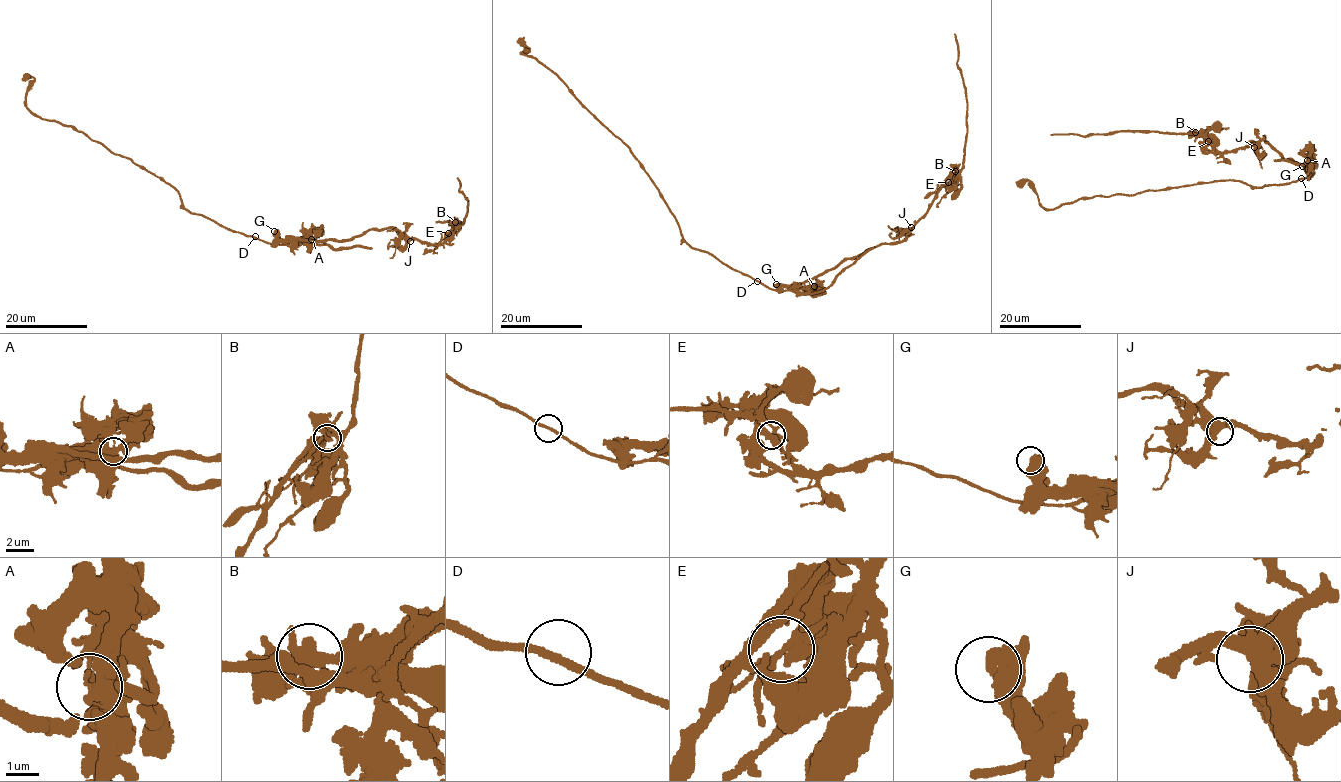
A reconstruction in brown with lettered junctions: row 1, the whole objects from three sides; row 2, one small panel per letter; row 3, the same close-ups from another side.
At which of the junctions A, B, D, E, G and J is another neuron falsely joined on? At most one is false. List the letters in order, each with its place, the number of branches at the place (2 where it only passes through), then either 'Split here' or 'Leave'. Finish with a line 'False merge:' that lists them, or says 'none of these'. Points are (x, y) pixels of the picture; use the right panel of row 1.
A: Place: (1307, 160). Branches: 4. Split here
B: Place: (1195, 132). Branches: 2. Leave
D: Place: (1301, 178). Branches: 2. Leave
E: Place: (1208, 141). Branches: 4. Leave
G: Place: (1302, 166). Branches: 1. Leave
J: Place: (1254, 147). Branches: 3. Leave
False merge: A

